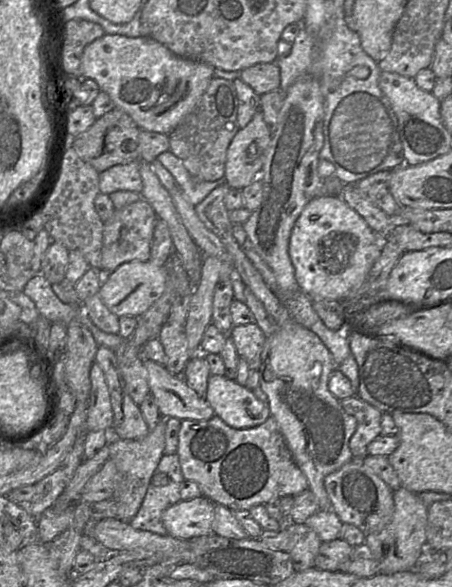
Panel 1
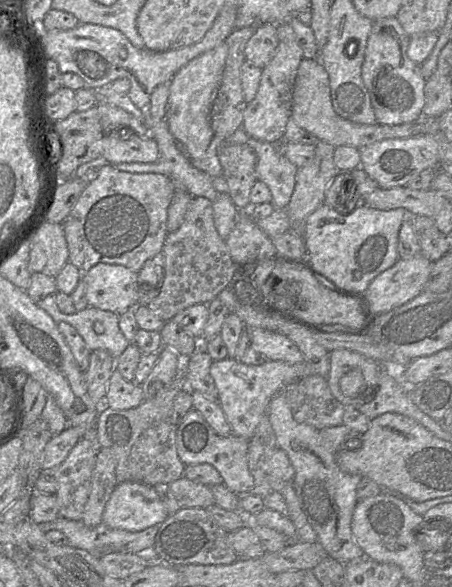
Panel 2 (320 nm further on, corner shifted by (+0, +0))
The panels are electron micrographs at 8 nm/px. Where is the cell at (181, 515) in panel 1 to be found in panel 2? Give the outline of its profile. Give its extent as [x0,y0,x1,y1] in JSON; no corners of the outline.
[102,481,169,532]

